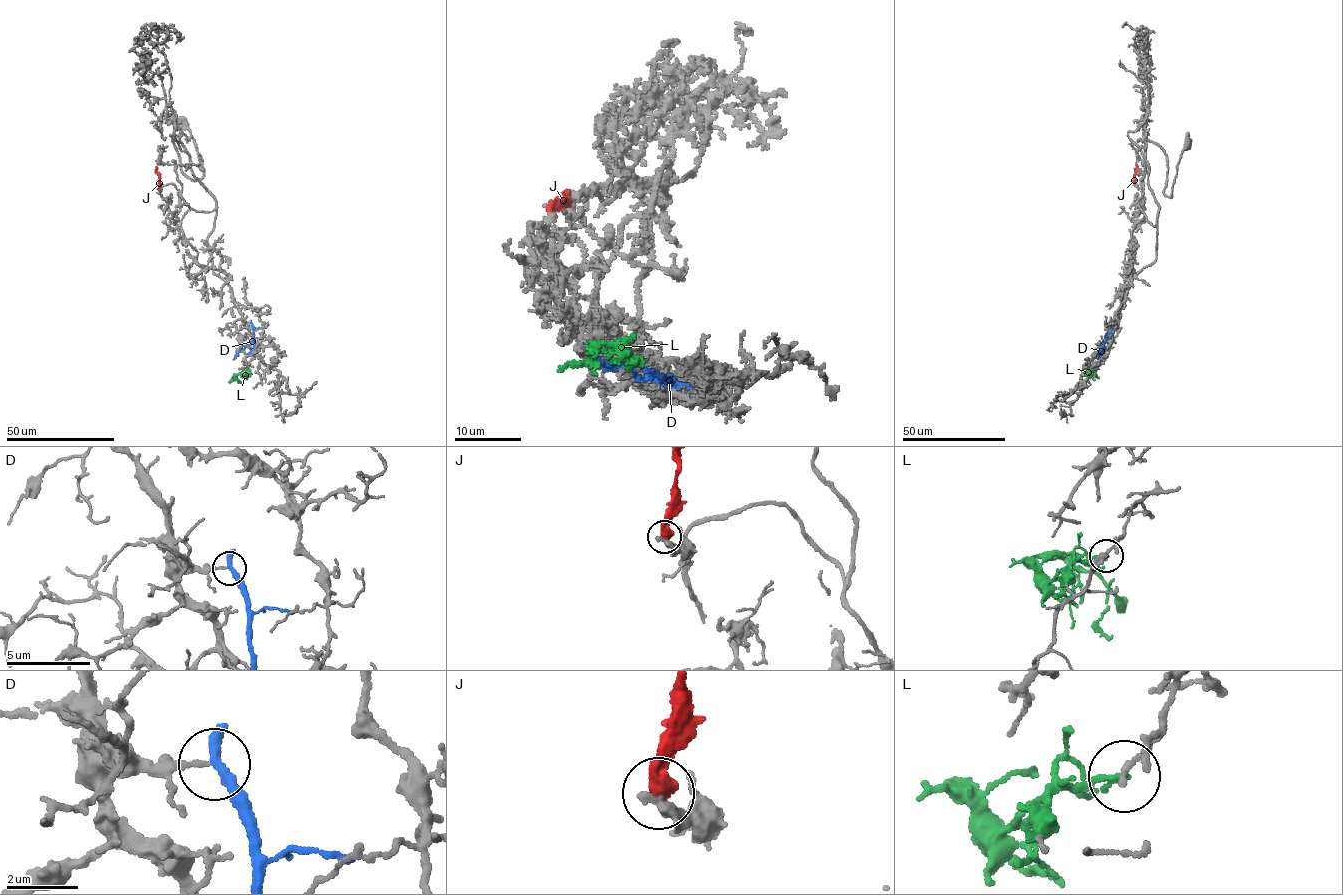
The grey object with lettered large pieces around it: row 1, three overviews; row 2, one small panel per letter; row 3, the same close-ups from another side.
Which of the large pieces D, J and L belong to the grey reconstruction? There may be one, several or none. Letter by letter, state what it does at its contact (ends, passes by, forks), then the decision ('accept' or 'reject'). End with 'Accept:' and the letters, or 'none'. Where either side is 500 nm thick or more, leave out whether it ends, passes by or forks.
D: it ends there; reject
J: reject
L: it ends there; reject
Accept: none

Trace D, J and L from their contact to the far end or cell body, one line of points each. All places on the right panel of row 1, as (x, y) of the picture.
D: (1110, 330), (1099, 357)
J: (1134, 183), (1136, 162)
L: (1094, 369), (1087, 373), (1085, 370), (1099, 378)

